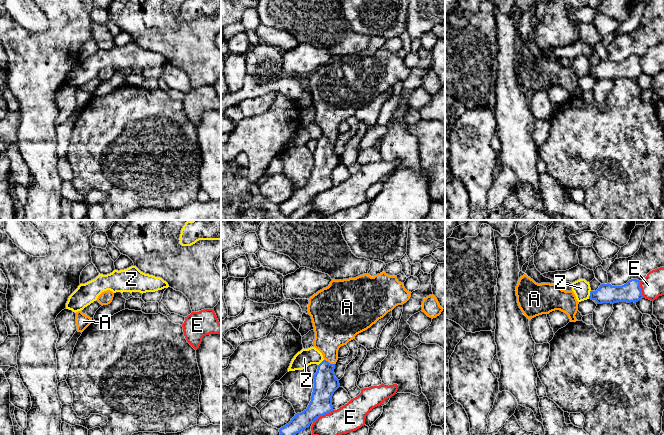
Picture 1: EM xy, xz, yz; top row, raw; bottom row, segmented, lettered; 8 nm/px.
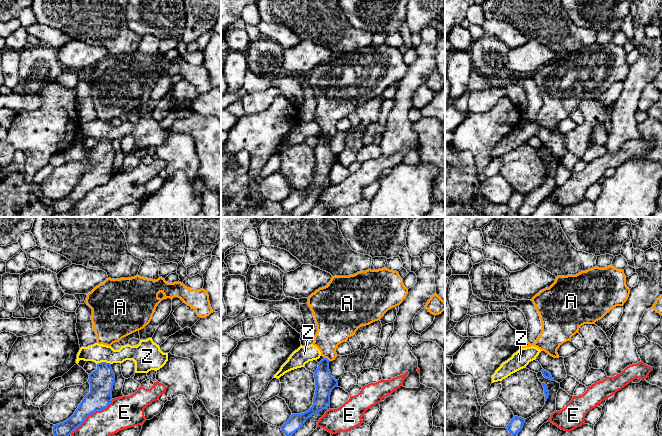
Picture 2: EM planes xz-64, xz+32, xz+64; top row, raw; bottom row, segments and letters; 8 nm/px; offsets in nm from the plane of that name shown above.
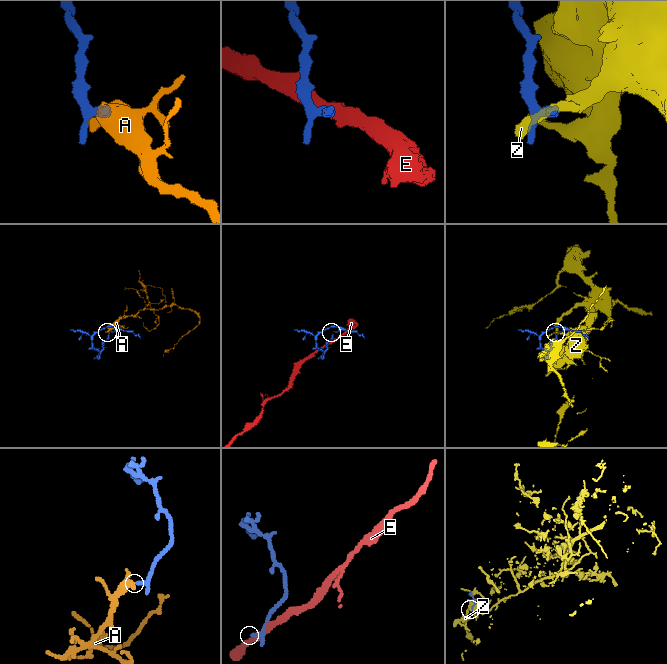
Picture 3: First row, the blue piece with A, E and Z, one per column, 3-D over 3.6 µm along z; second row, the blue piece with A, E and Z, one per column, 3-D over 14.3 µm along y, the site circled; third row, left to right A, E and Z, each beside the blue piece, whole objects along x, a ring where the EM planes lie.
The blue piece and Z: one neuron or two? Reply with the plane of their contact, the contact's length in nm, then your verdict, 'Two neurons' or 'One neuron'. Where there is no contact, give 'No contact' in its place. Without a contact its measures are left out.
Touches blue in yz. Shared border 70 nm. Two neurons

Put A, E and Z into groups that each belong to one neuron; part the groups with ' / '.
A / E / Z

